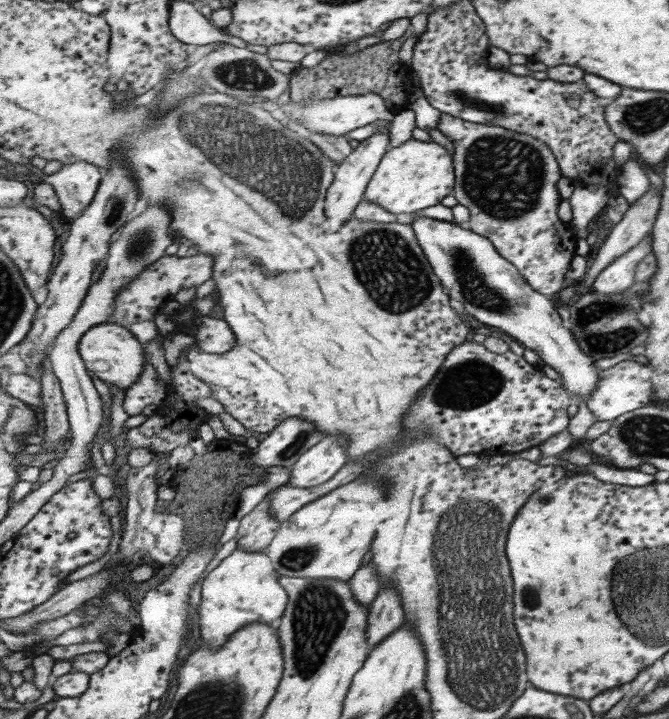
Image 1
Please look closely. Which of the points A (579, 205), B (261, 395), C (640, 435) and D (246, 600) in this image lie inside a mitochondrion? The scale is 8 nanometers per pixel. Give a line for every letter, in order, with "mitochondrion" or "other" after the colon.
A: other
B: other
C: mitochondrion
D: other

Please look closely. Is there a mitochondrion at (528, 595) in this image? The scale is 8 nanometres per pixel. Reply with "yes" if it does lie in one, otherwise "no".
yes

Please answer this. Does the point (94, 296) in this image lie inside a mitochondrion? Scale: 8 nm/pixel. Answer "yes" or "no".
no

